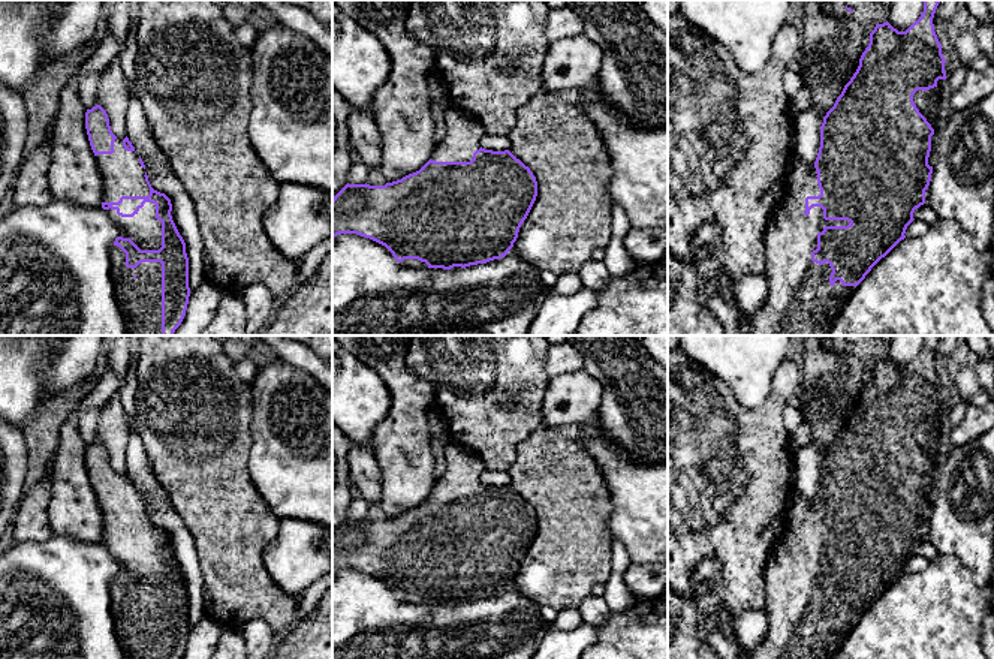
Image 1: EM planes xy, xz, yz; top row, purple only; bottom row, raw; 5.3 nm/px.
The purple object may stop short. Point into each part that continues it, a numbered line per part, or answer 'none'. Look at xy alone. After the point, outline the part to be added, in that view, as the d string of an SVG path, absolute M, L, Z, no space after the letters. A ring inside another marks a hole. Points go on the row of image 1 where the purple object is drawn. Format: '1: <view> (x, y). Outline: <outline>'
1: xy (144, 229). Outline: M145 202L133 217L121 217L117 210L105 210L120 228L120 237L130 238L141 250L162 247L162 222L156 219L156 204Z

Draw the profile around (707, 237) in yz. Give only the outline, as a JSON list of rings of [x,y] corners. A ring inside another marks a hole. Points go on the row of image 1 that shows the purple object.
[[[707,220],[695,231],[692,244],[698,250],[707,250],[710,253],[720,247],[722,229],[714,220]]]

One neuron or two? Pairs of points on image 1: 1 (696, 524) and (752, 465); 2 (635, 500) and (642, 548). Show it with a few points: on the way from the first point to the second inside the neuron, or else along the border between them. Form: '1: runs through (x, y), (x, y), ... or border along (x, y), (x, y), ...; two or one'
1: runs through (707, 509), (737, 480); one
2: runs through (642, 512), (642, 536); one

